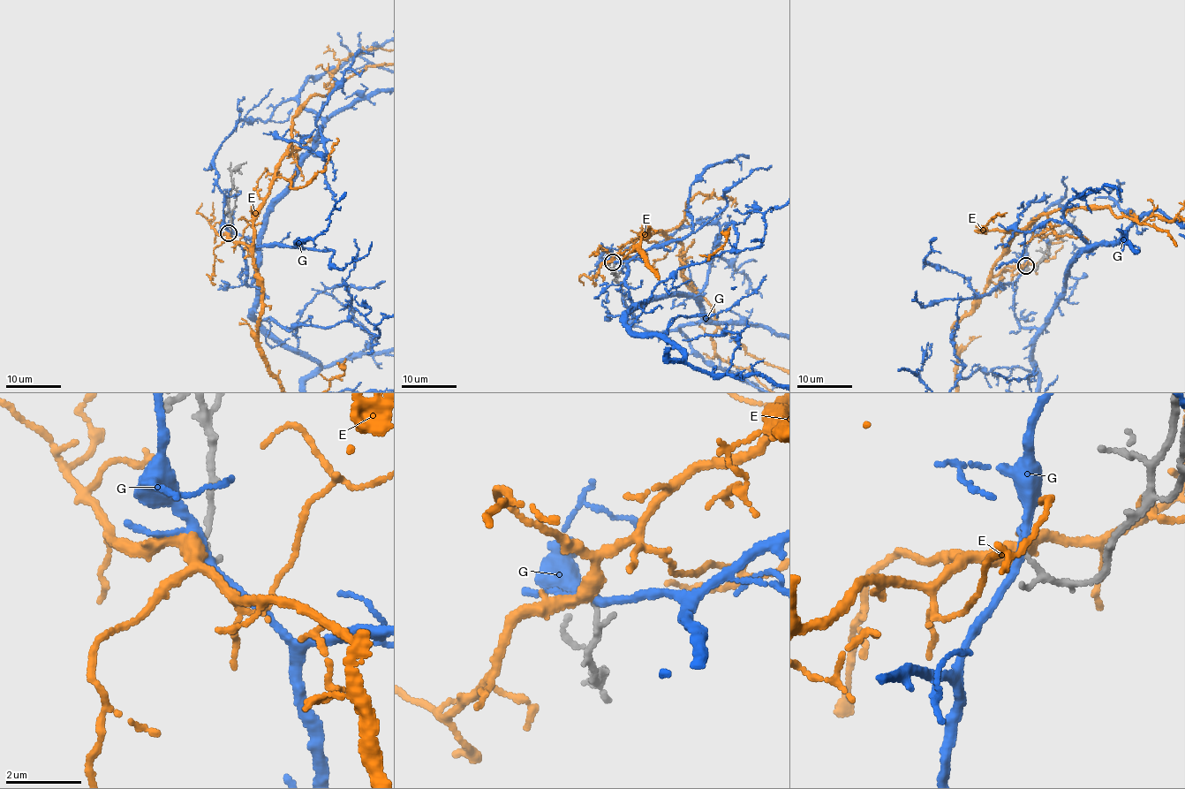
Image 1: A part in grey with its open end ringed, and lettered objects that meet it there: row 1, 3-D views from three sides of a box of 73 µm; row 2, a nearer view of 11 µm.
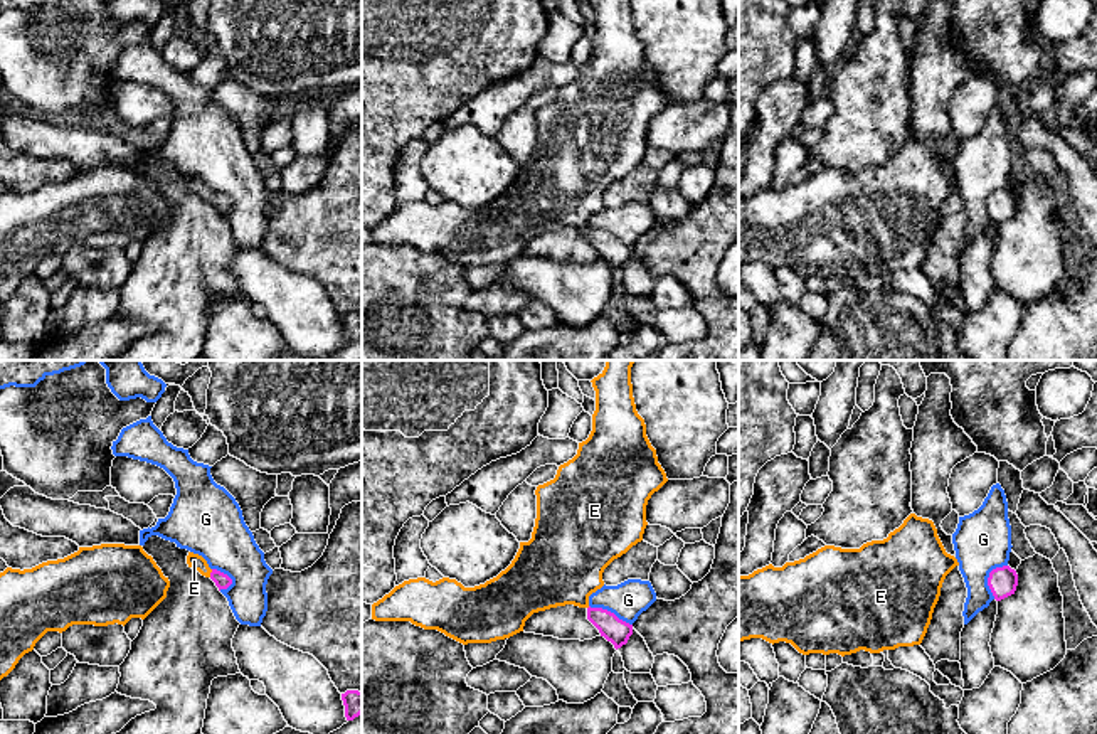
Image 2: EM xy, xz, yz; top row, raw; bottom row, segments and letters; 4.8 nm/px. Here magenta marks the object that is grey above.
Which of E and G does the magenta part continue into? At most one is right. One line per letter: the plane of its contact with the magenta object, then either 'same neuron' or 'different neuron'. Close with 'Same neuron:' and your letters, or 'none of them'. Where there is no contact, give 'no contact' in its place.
E: xy | same neuron
G: yz | different neuron
Same neuron: E

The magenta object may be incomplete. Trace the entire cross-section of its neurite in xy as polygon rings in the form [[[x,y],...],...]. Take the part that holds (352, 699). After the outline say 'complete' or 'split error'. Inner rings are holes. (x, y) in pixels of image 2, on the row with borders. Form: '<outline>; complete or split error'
[[[347,690],[342,694],[342,700],[345,705],[345,717],[347,721],[353,721],[362,714],[362,692],[358,690]]]; complete

